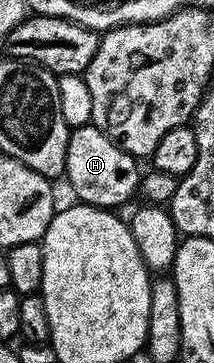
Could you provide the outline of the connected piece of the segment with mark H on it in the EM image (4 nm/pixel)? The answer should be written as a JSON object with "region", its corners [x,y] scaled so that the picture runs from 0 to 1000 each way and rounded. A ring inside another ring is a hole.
{"region":[[[360,347],[322,366],[308,408],[308,463],[346,529],[397,567],[561,573],[640,543],[664,488],[659,449],[565,408],[528,380],[500,380],[453,347]]]}

